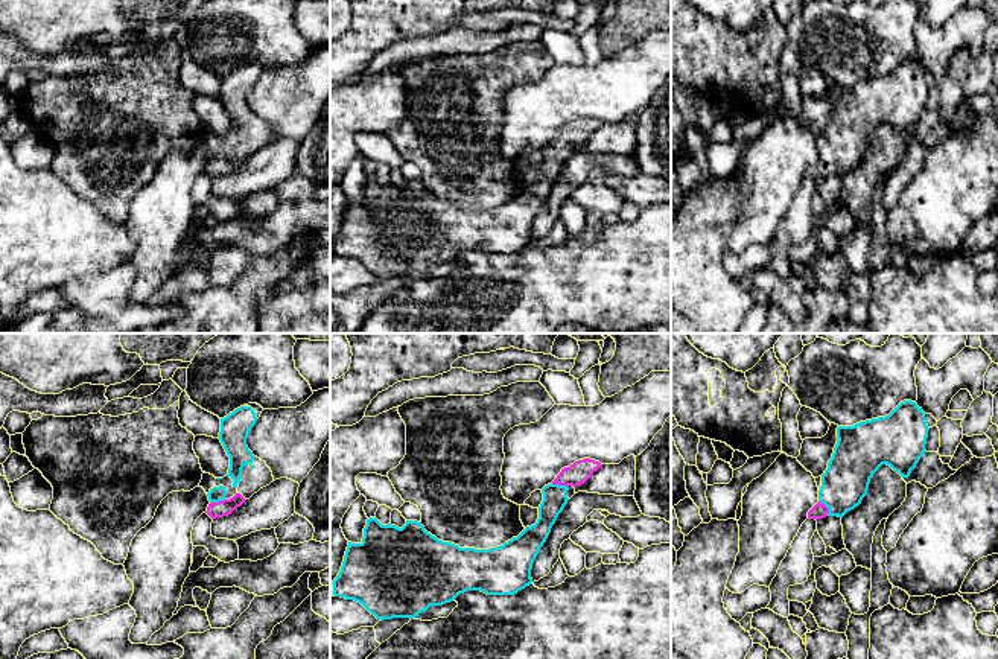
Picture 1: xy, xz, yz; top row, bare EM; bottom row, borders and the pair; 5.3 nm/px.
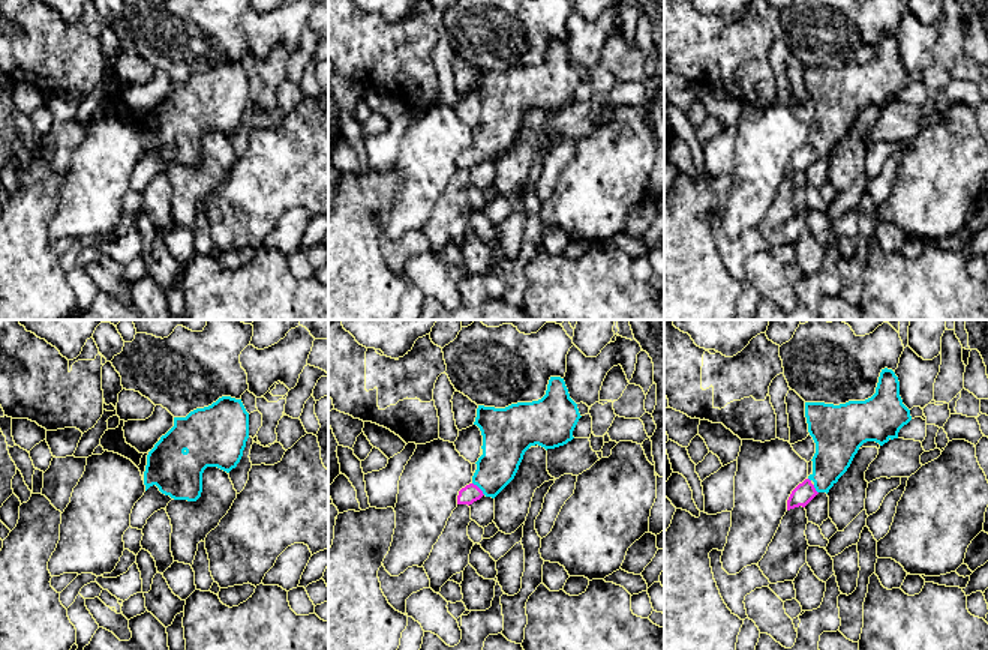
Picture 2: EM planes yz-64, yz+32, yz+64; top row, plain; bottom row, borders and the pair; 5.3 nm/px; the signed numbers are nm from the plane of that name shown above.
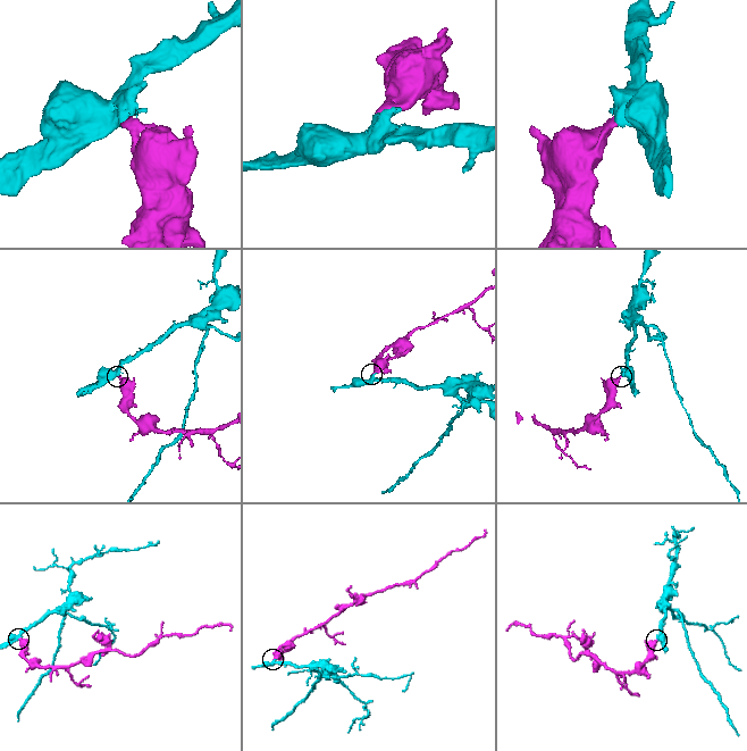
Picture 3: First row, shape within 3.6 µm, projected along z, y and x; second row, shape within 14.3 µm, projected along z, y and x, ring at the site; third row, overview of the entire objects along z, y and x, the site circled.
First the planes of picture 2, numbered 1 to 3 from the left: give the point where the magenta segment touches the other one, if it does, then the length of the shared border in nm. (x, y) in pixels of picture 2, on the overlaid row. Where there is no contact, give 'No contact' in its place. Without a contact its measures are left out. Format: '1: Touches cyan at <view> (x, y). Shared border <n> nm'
1: No contact
2: Touches cyan at yz+32 (479, 487). Shared border 100 nm
3: Touches cyan at yz+64 (816, 490). Shared border 50 nm

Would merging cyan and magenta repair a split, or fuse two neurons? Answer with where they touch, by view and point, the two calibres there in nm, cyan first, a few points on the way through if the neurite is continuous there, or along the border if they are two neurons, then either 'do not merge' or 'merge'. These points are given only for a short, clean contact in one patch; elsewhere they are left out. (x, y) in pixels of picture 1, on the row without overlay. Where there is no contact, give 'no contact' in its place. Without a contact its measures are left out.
contact xz (560, 145); calibres 130 and 120 nm; way xz (554, 155), (560, 145), (571, 134), (577, 133); merge

